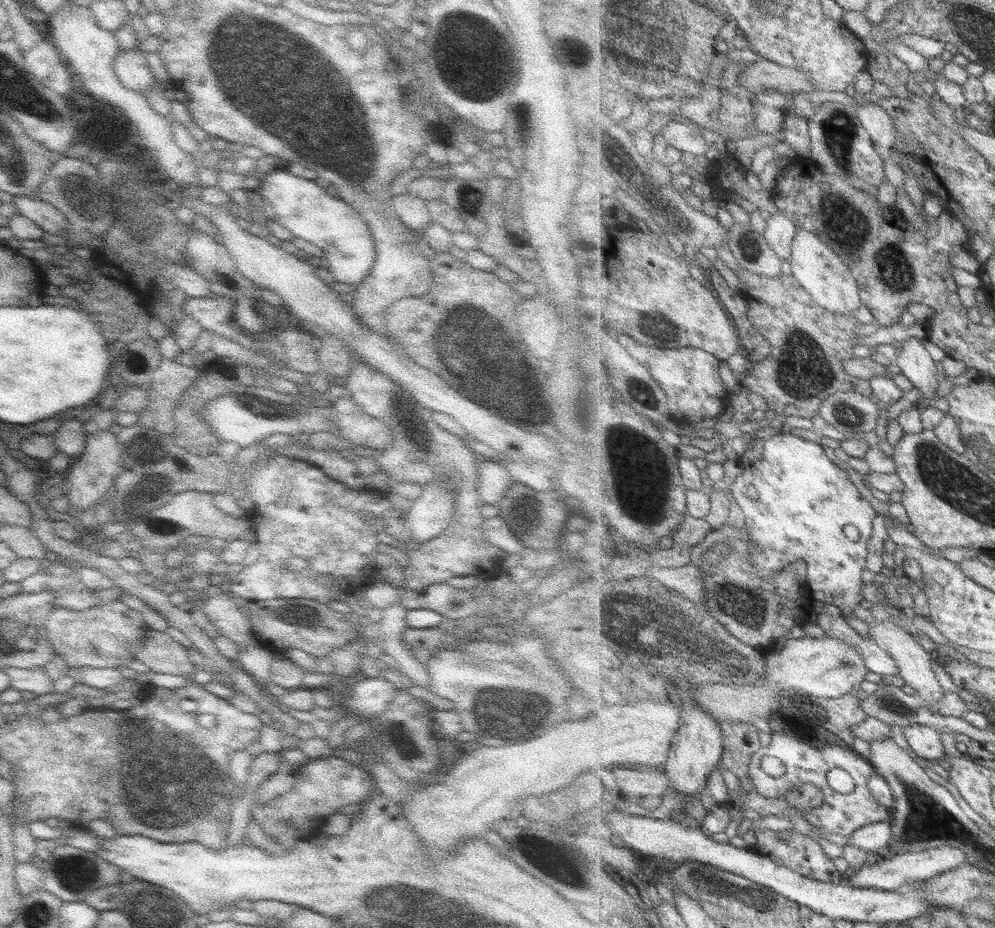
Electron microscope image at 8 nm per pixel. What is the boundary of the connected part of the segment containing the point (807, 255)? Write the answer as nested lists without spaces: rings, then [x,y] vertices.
[[[799,230],[798,237],[794,241],[793,276],[798,279],[814,297],[814,300],[836,314],[852,314],[864,307],[861,296],[862,289],[858,280],[852,274],[848,264],[835,252],[830,244],[824,242],[815,233]]]

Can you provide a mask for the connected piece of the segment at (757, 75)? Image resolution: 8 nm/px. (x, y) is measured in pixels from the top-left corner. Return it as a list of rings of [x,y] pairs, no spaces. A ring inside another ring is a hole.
[[[766,57],[750,63],[740,75],[741,84],[754,94],[766,89],[779,90],[787,95],[816,91],[814,81],[808,73],[776,64]]]

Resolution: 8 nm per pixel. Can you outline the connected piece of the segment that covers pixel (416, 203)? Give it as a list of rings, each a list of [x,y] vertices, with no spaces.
[[[408,191],[405,194],[393,196],[391,204],[400,220],[413,232],[416,230],[422,232],[432,222],[426,200],[409,194]]]

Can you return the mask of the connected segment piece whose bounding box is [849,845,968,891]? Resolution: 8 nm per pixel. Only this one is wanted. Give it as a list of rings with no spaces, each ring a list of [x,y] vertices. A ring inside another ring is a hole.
[[[948,845],[922,852],[886,853],[880,862],[868,865],[864,870],[860,870],[858,874],[854,874],[849,879],[849,884],[858,888],[895,891],[900,886],[914,884],[914,882],[920,882],[920,880],[930,881],[941,876],[944,872],[960,868],[966,863],[968,863],[968,855],[962,849]]]

